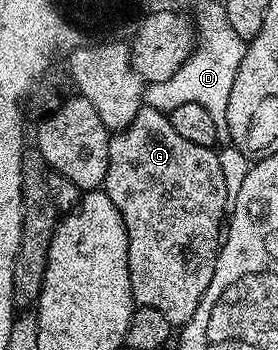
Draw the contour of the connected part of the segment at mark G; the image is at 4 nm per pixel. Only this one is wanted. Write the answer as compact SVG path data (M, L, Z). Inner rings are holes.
M145 105L140 107L135 119L126 128L111 134L108 145L108 173L104 190L108 197L112 197L112 205L120 209L120 217L128 233L128 273L132 281L132 297L137 306L151 307L164 313L164 317L170 324L178 329L181 329L188 321L192 321L192 313L196 313L196 305L200 305L208 285L212 285L212 273L216 273L218 248L221 247L224 238L224 220L228 215L228 200L231 198L232 191L231 188L226 188L226 171L222 168L216 152L214 147L192 145L192 141L184 141L184 137L180 137L180 133L172 129L167 112L157 111L154 107Z

